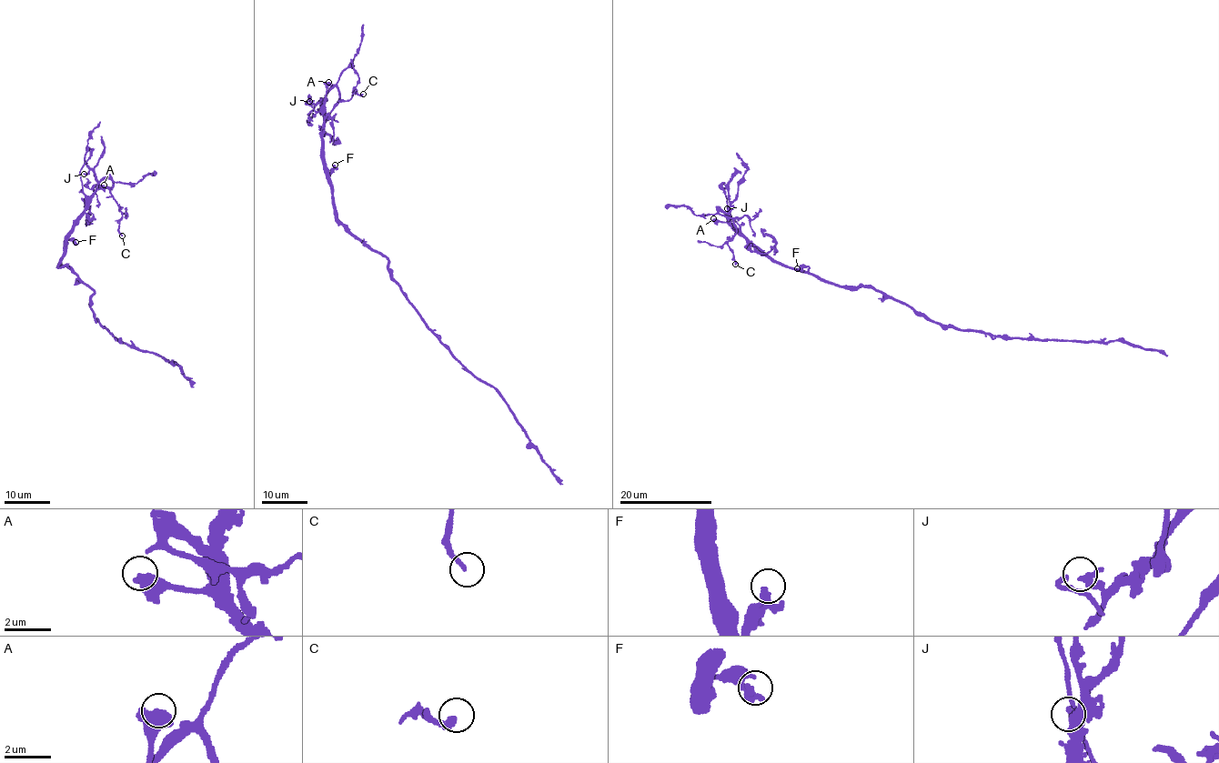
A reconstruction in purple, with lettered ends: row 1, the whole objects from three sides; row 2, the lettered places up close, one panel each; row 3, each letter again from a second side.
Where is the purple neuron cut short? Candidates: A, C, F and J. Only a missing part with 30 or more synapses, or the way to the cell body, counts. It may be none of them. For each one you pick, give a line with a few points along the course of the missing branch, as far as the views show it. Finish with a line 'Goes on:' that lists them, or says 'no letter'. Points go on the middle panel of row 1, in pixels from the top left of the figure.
A: (328, 82), (333, 54), (337, 51), (359, 46), (366, 62)
Goes on: A

